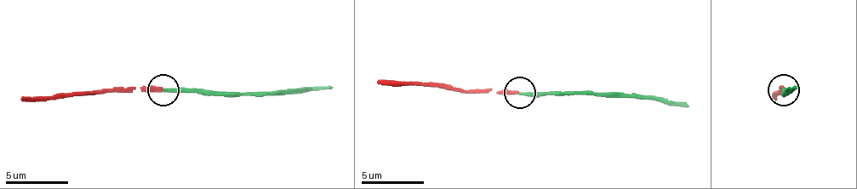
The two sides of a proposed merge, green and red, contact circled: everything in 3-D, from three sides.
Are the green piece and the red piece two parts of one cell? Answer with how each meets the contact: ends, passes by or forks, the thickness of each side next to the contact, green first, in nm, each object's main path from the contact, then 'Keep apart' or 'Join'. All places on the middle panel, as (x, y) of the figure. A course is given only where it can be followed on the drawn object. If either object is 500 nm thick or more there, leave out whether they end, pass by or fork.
At the ring green ends. At the ring red ends. Thickness 280 nm (green) against 320 nm. Course of green: (518, 92), (641, 94), (688, 107). Course of red: (518, 92), (462, 92), (440, 85), (378, 79). Join

